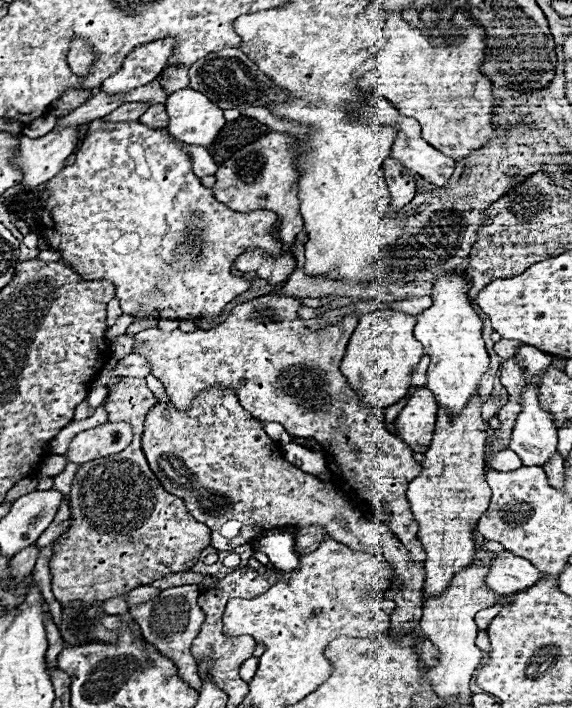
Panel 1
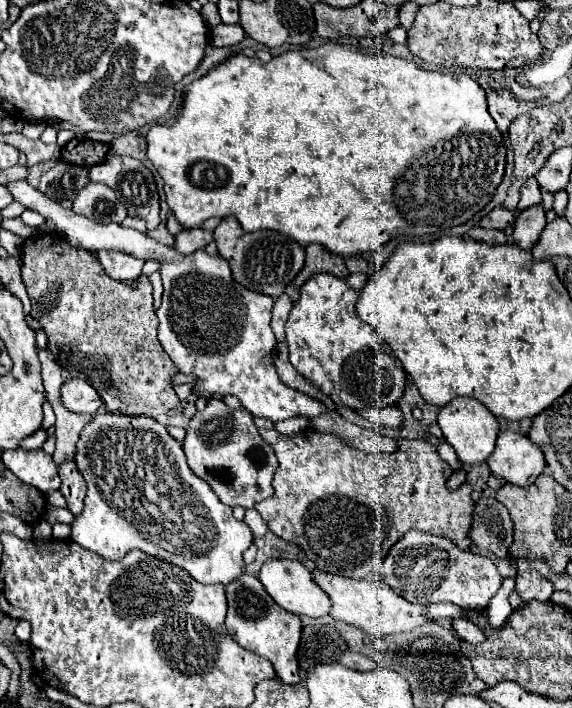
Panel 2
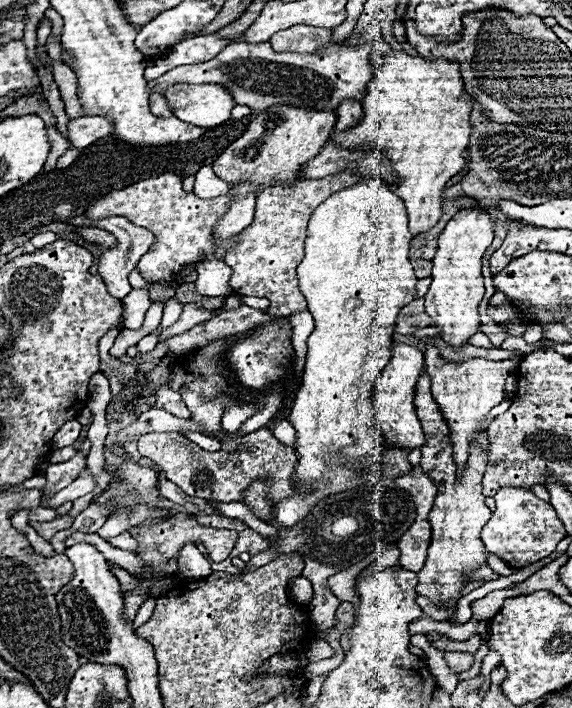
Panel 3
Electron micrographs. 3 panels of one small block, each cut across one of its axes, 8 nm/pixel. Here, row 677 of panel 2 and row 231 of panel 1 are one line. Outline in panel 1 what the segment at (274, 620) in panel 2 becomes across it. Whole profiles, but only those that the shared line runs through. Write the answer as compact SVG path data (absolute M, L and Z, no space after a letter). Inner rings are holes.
M270 132L256 140L254 144L244 146L234 152L216 172L214 196L228 204L228 208L236 212L252 212L252 210L272 210L278 214L280 228L278 238L282 244L294 242L296 234L302 230L304 220L300 216L300 200L298 200L298 172L292 166L292 150L288 148L292 138L280 132Z

